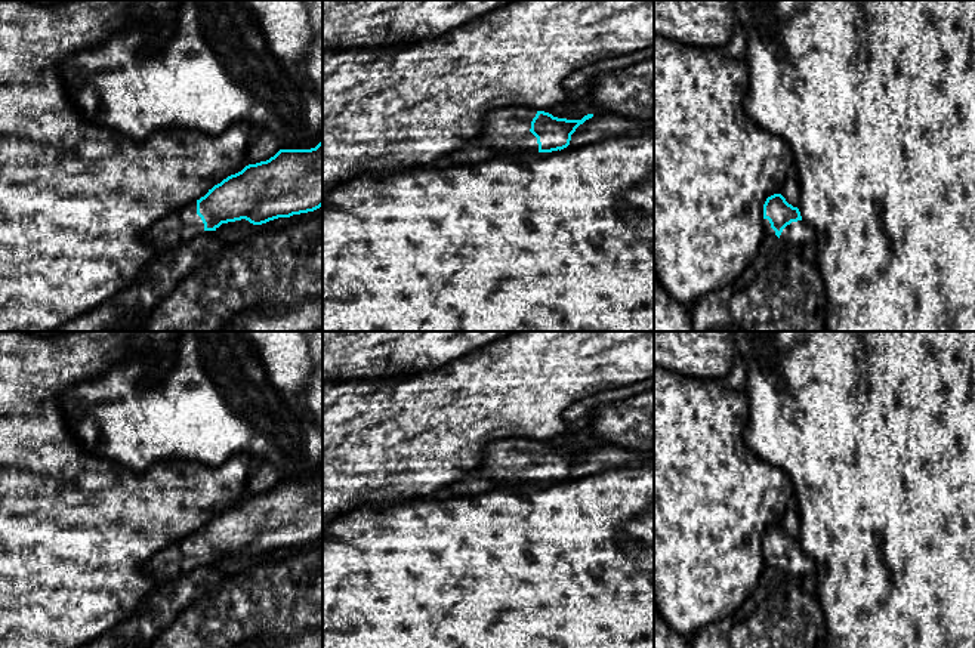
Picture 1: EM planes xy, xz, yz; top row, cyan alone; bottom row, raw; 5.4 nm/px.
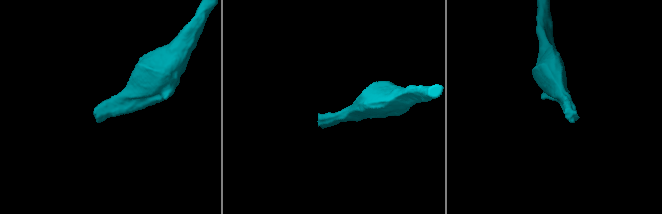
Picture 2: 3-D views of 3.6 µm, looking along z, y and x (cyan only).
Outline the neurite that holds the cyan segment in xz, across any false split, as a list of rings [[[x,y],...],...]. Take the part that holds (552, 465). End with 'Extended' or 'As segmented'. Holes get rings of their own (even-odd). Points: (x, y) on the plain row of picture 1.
[[[522,438],[496,441],[485,447],[473,476],[494,481],[497,488],[561,482],[570,476],[576,460],[592,448],[567,451]]]. Extended

